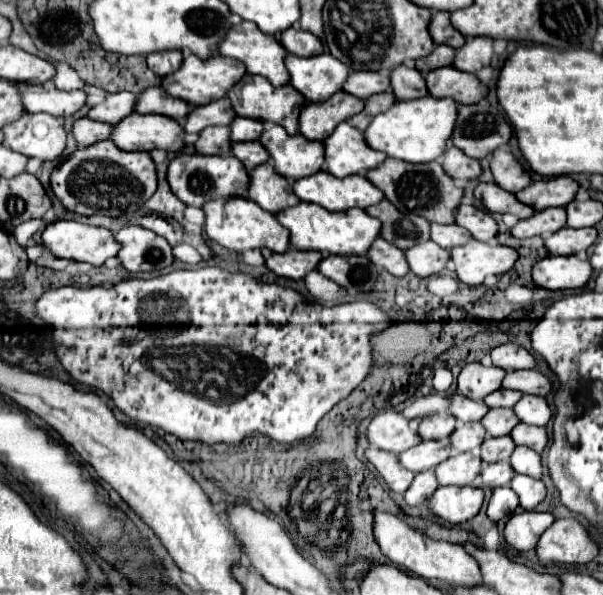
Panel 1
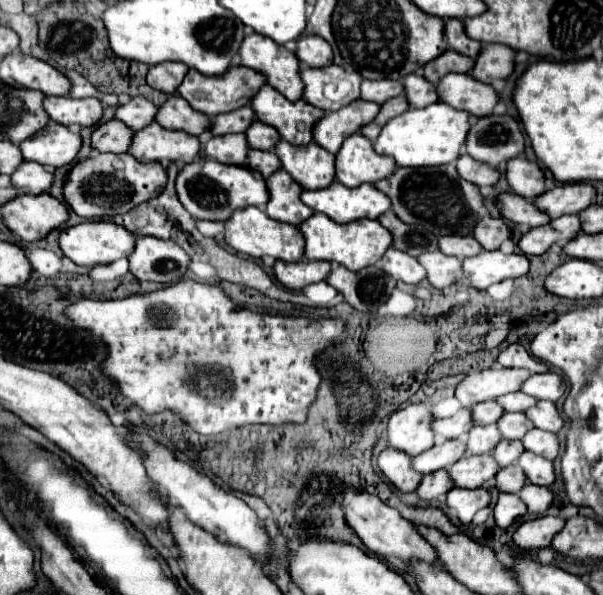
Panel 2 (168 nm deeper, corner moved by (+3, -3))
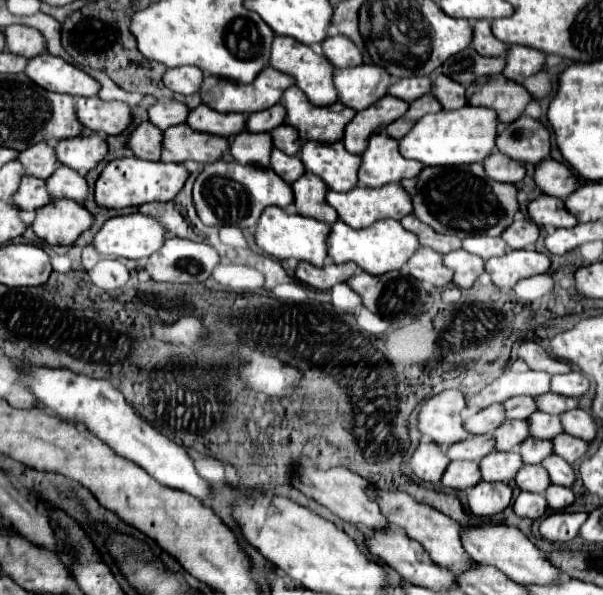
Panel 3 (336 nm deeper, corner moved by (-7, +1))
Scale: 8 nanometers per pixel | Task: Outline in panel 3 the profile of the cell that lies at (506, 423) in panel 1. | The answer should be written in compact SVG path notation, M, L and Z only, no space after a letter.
M534 412L528 418L528 430L530 430L530 436L534 436L534 438L550 440L550 436L556 436L562 432L560 418L546 414L546 412Z

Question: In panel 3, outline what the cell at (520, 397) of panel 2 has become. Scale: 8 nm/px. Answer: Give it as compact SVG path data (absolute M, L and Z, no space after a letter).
M554 392L534 396L534 402L536 402L538 410L548 412L548 414L560 414L560 412L566 412L566 410L572 410L572 408L578 406L576 398L560 396L560 394L554 394Z

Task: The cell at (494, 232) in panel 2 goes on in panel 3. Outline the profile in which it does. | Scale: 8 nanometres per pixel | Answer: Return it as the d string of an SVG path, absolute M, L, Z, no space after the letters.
M516 218L500 236L512 250L522 250L522 248L534 248L538 234L540 228L532 220Z

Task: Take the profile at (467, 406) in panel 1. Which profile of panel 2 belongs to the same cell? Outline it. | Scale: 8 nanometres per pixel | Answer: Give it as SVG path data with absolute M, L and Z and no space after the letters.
M480 402L472 408L472 416L474 416L474 424L496 424L496 420L504 414L504 408L496 402Z

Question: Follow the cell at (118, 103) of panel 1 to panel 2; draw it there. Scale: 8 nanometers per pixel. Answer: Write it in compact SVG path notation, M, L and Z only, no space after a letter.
M136 96L128 104L122 104L116 110L116 118L122 120L134 132L138 132L138 128L146 128L146 124L154 122L156 112L158 112L158 108L150 100Z

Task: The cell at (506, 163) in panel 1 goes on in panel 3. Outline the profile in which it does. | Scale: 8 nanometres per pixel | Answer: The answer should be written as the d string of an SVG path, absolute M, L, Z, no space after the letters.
M552 158L542 160L536 166L532 178L544 194L550 194L550 196L556 196L556 198L564 198L566 194L570 194L576 188L576 182L578 182L574 172L566 164L556 162Z

